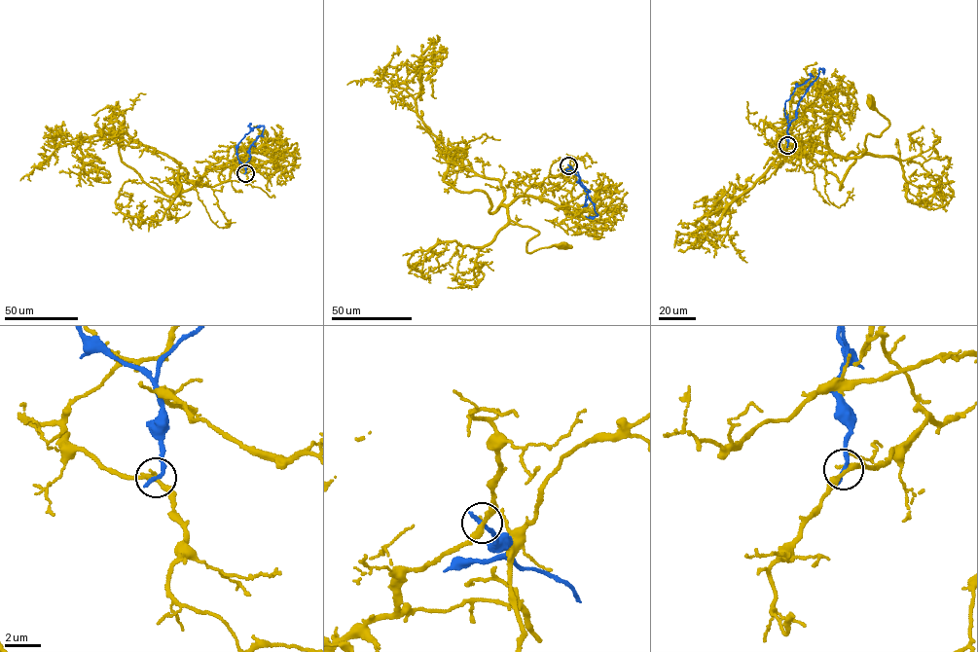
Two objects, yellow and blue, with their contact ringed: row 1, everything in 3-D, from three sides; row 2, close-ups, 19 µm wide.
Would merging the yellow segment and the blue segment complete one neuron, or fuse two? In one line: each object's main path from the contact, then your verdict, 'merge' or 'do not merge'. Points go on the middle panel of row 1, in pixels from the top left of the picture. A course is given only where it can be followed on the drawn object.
yellow via (568, 165), (557, 176), (531, 184), (508, 207), (510, 219), (538, 232), (527, 241), (528, 252), (561, 246) | blue via (568, 165), (578, 172), (578, 181), (597, 215), (585, 216) | do not merge

